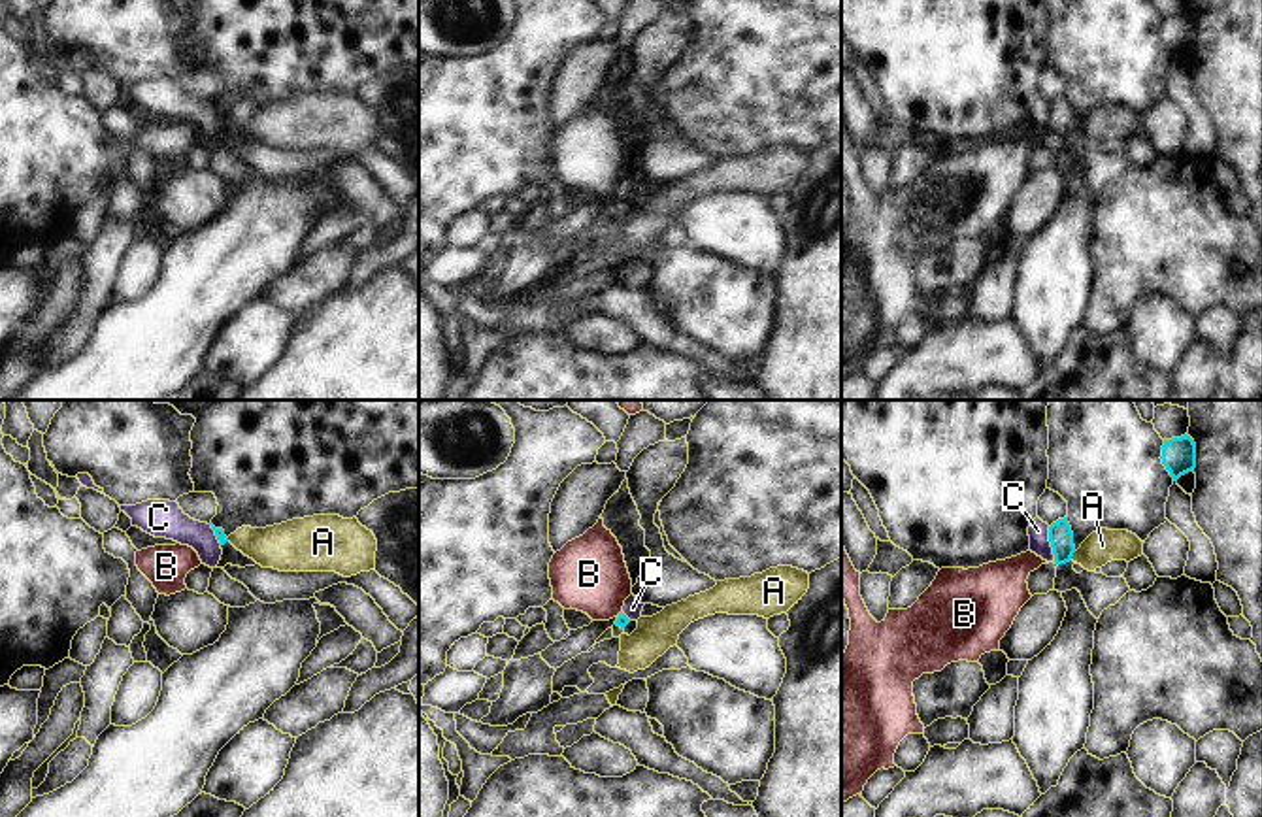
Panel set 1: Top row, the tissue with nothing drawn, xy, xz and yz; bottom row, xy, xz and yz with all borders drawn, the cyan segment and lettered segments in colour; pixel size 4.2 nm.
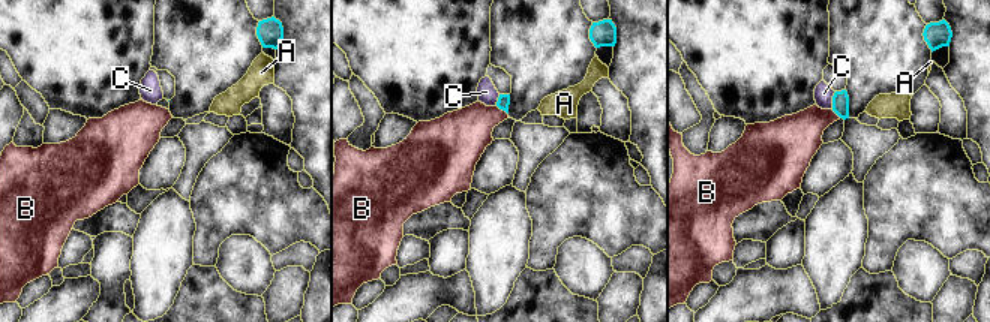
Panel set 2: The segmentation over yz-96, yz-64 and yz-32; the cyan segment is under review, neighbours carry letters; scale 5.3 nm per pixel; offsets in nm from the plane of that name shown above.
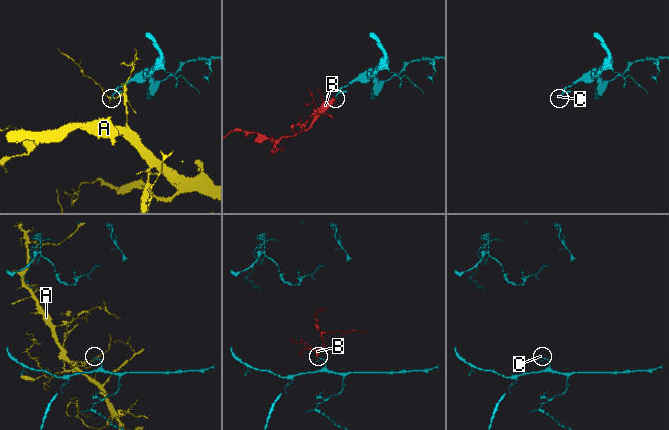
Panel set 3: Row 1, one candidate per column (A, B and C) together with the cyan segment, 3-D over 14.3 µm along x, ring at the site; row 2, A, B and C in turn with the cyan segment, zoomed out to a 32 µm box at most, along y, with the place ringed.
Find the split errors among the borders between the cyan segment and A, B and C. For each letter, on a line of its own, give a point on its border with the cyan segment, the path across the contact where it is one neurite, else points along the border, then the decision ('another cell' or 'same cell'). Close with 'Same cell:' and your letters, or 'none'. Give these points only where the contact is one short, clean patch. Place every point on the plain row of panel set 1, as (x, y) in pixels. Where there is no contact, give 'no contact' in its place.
A: yz (1072, 133) | another cell
B: no contact | same cell
C: yz (1051, 121) | along yz (1047, 104), (1055, 138) | another cell
Same cell: B

